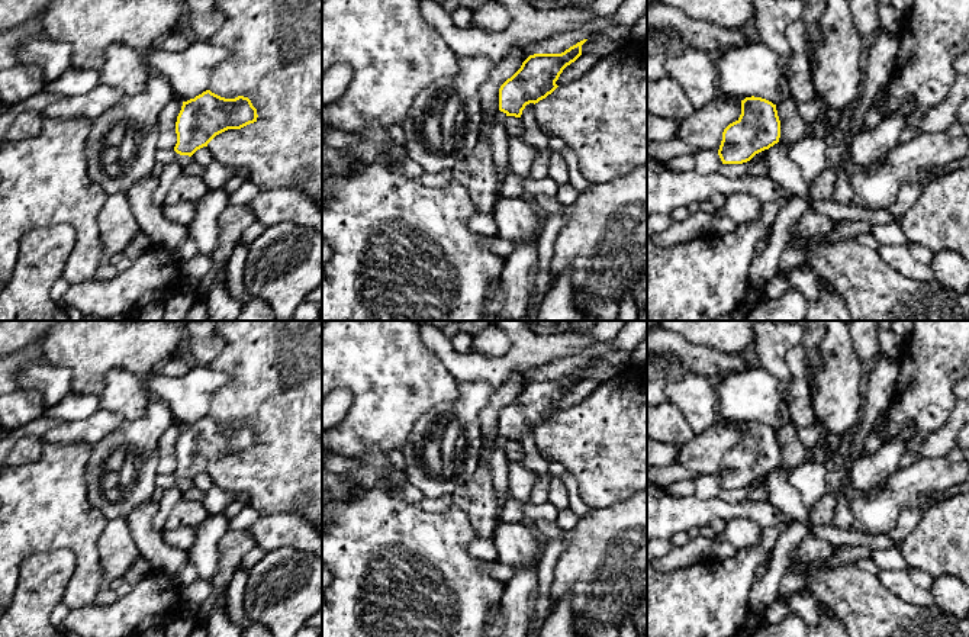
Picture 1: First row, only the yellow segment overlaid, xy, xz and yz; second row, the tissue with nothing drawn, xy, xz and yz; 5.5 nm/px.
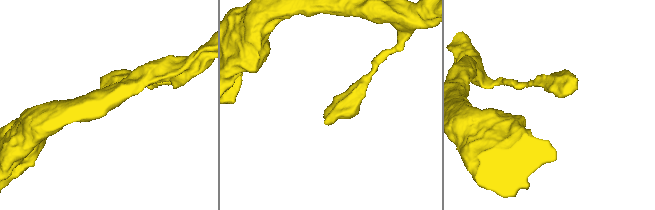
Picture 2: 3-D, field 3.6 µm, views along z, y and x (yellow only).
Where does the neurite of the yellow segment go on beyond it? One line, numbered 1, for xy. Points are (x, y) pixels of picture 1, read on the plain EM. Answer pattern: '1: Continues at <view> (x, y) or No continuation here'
1: No continuation here

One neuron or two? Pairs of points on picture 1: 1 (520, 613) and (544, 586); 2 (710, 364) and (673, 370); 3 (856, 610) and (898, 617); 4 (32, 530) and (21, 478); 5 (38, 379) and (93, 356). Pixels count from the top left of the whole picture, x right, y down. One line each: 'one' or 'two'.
1: two
2: two
3: one
4: one
5: two

